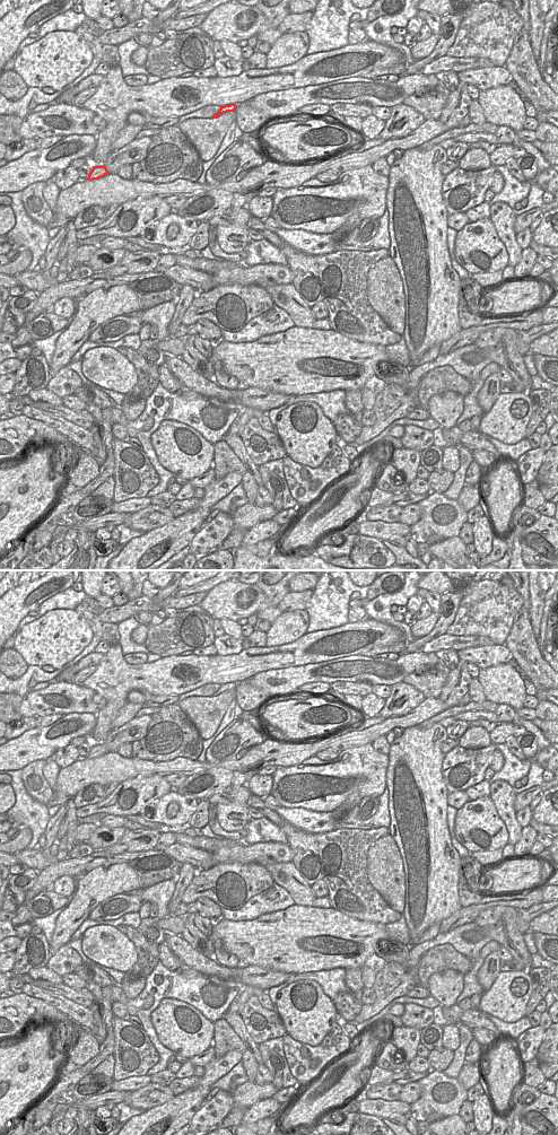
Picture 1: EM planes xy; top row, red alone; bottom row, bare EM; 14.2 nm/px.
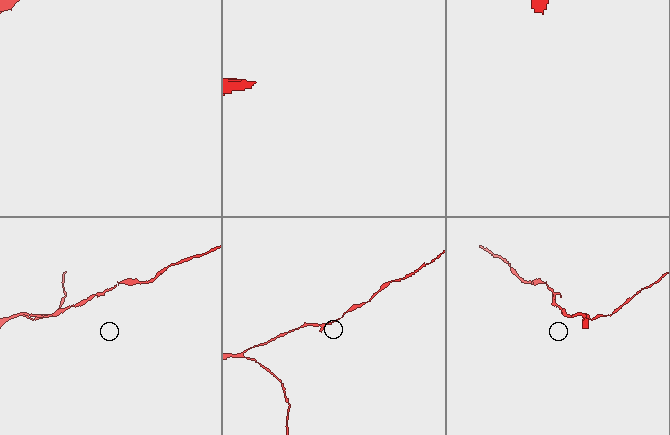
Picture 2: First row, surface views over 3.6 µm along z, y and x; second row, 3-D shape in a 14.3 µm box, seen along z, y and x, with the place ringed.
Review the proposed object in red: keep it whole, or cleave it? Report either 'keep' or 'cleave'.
keep

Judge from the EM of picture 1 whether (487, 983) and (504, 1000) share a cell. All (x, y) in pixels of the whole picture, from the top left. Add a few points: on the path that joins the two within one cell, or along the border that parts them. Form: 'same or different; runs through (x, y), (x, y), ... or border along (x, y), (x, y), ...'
different; border along (500, 971), (493, 985), (485, 992)

